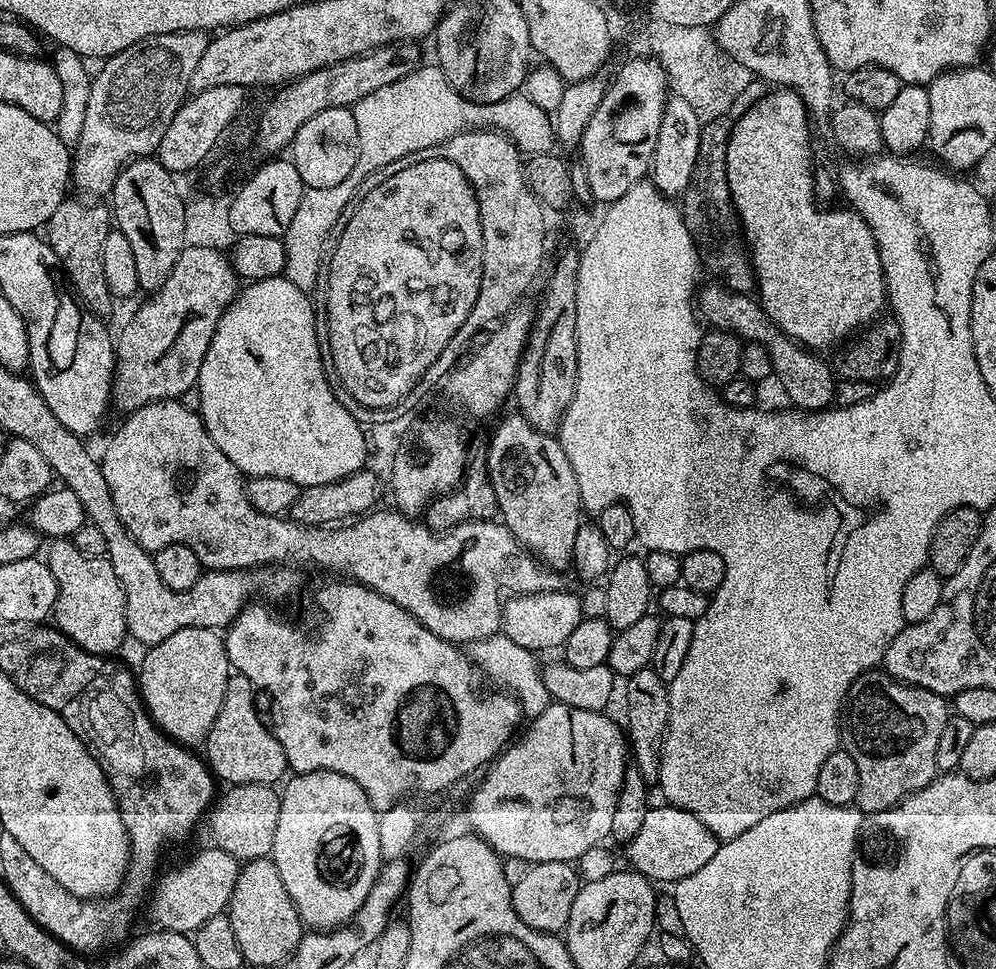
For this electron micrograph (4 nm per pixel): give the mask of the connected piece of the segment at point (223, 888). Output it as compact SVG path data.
M215 846L207 847L194 853L185 864L178 865L173 872L168 872L165 876L163 873L159 877L150 893L152 920L157 929L195 934L202 922L210 922L210 918L221 915L227 909L242 864L230 854L226 854L226 850Z

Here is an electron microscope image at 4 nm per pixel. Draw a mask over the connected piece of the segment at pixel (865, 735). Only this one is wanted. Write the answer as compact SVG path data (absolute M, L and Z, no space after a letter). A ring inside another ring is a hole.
M883 670L864 672L853 682L840 713L840 744L858 765L860 789L856 804L861 813L893 808L899 800L905 800L910 793L922 790L936 779L934 753L938 750L938 737L942 735L949 715L950 704L945 697L913 684L903 684Z

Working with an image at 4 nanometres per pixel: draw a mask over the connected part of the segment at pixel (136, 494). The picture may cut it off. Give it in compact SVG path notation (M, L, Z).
M159 400L153 404L147 404L139 408L137 412L127 413L121 420L124 421L121 422L120 429L108 440L108 449L105 450L104 456L101 455L99 457L100 469L106 478L106 486L110 486L110 498L114 500L114 510L118 510L118 518L122 518L126 530L135 538L138 546L142 546L147 552L154 554L158 550L162 550L162 546L170 546L171 544L190 546L190 550L194 550L194 554L198 554L198 562L201 566L217 572L255 570L265 566L317 564L320 568L329 568L332 572L341 572L344 575L341 577L347 578L349 581L362 584L366 588L373 588L378 594L390 598L390 602L402 606L402 610L406 610L417 622L422 626L426 626L426 630L438 634L438 638L449 640L451 644L457 646L469 646L476 640L490 638L491 635L499 633L501 631L504 604L508 600L520 595L530 595L533 592L550 592L561 587L562 582L556 577L559 575L549 568L547 564L533 556L524 545L518 542L518 538L514 538L514 534L506 525L502 522L497 522L495 519L466 520L462 524L455 524L447 532L439 533L429 528L427 523L410 516L405 516L399 510L391 510L392 512L373 510L359 517L355 522L348 522L343 526L325 526L323 528L306 526L305 524L294 522L290 518L262 514L257 510L248 497L244 473L238 470L238 466L234 466L234 462L230 462L228 452L220 448L214 442L214 438L210 438L210 434L206 430L204 420L200 414L186 410L186 406L182 406L179 400Z

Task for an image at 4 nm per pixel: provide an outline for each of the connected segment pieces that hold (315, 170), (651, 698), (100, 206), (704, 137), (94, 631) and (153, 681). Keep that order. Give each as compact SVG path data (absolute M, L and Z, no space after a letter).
M331 108L322 110L322 114L314 114L314 118L298 130L290 145L292 165L298 170L305 188L338 186L338 182L354 170L359 153L358 124L354 122L352 108Z
M649 666L627 677L623 681L622 692L623 688L625 720L623 723L626 725L626 739L630 745L630 760L642 774L645 782L652 786L660 778L660 759L668 729L668 711L670 710L668 684L662 678L658 678L658 674L654 674L654 670Z
M65 198L47 222L46 239L58 258L71 291L83 301L86 308L88 303L94 315L104 316L111 310L114 297L110 286L106 286L106 273L102 271L102 245L106 243L108 233L113 231L114 221L107 203L92 203L96 204Z
M722 114L705 121L699 132L698 156L687 190L680 198L680 209L686 230L699 252L703 269L713 275L725 288L734 292L749 293L755 287L751 261L744 243L743 233L726 178L726 150L732 133L733 119Z
M56 538L51 541L46 555L46 563L50 574L54 574L56 583L56 606L54 624L61 632L66 633L79 648L92 652L95 656L107 657L108 652L116 652L120 643L128 636L126 622L126 598L122 594L122 582L118 582L118 574L114 574L114 566L106 558L86 558L86 554L78 551L71 539Z
M183 628L178 630L178 634L170 634L170 638L151 645L145 652L148 653L140 664L138 687L148 715L152 717L157 728L164 735L171 736L177 744L203 745L218 718L218 710L222 706L222 698L226 694L226 682L230 675L223 635L214 628Z

